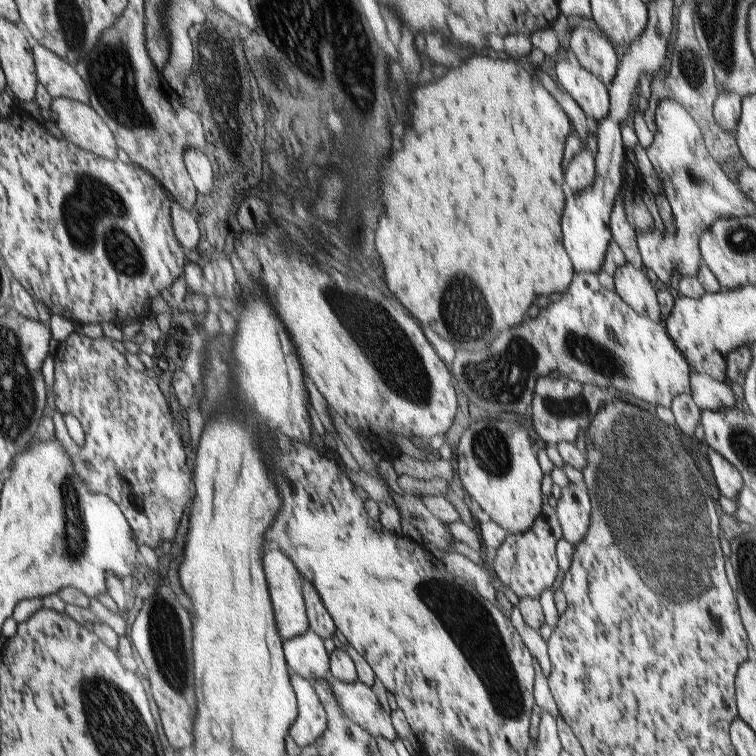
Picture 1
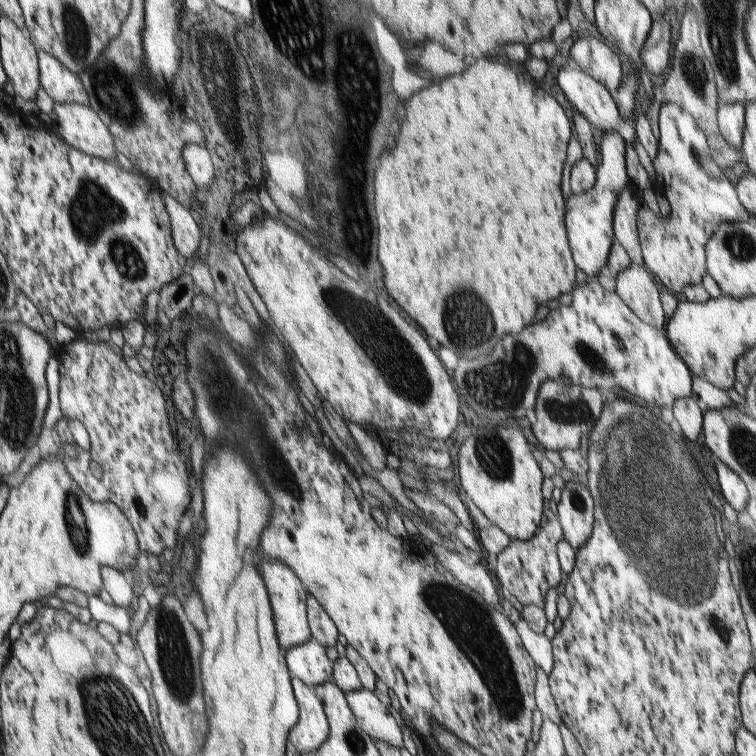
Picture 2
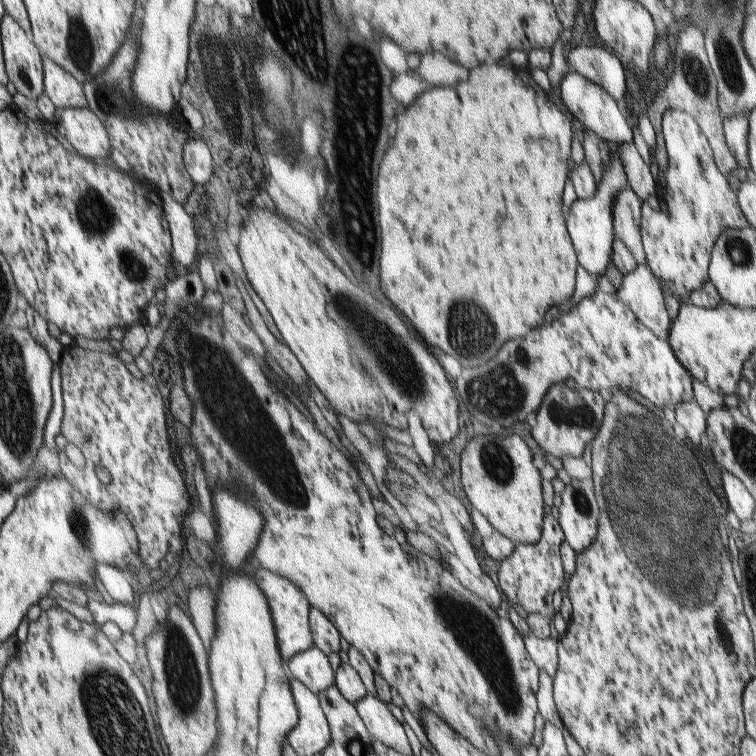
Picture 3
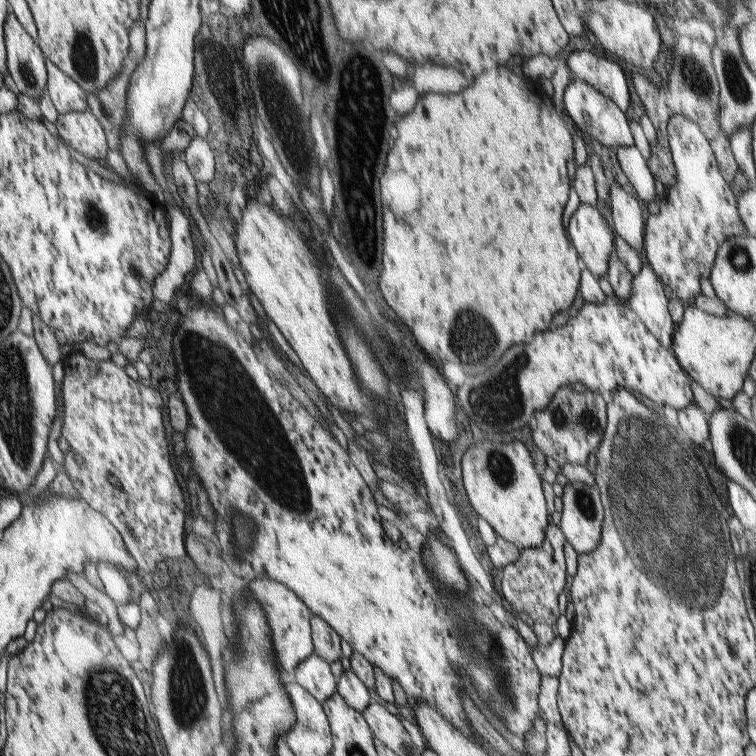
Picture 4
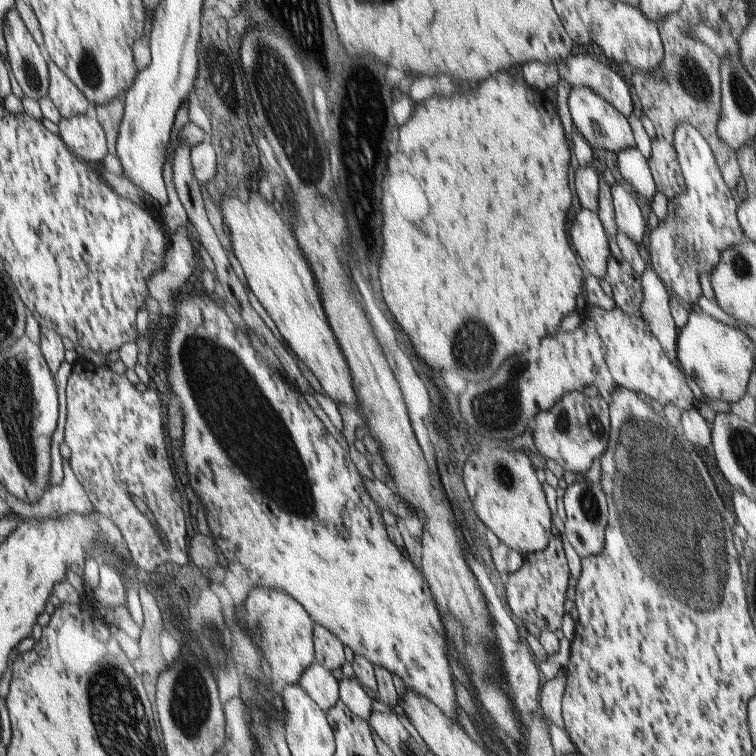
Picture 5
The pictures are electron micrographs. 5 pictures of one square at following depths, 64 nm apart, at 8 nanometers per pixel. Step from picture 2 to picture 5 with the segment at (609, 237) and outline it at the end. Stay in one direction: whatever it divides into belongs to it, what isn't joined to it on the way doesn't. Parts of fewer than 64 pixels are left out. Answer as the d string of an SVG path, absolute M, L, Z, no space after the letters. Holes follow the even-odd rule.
M582 208L579 214L576 214L572 227L570 228L572 244L576 246L576 252L580 255L580 260L584 262L584 266L589 274L592 274L598 280L604 279L607 275L607 262L610 256L610 248L608 248L608 236L598 213Z

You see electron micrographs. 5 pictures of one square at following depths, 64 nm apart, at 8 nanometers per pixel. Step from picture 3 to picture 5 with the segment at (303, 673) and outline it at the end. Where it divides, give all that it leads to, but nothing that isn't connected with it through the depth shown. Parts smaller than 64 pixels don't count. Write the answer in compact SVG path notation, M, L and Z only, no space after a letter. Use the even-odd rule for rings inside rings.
M315 662L303 674L299 685L305 689L320 705L325 713L340 700L339 682L322 664Z

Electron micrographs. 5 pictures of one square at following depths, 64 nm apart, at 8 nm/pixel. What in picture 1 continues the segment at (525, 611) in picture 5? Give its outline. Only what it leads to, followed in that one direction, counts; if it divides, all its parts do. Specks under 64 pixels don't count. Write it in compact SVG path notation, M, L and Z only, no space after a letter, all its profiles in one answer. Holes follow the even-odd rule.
M544 501L542 514L536 518L534 526L524 534L507 533L500 548L492 553L494 570L500 581L508 586L518 598L539 600L542 592L550 589L558 574L559 564L556 558L556 543L563 538L561 524L556 509Z

